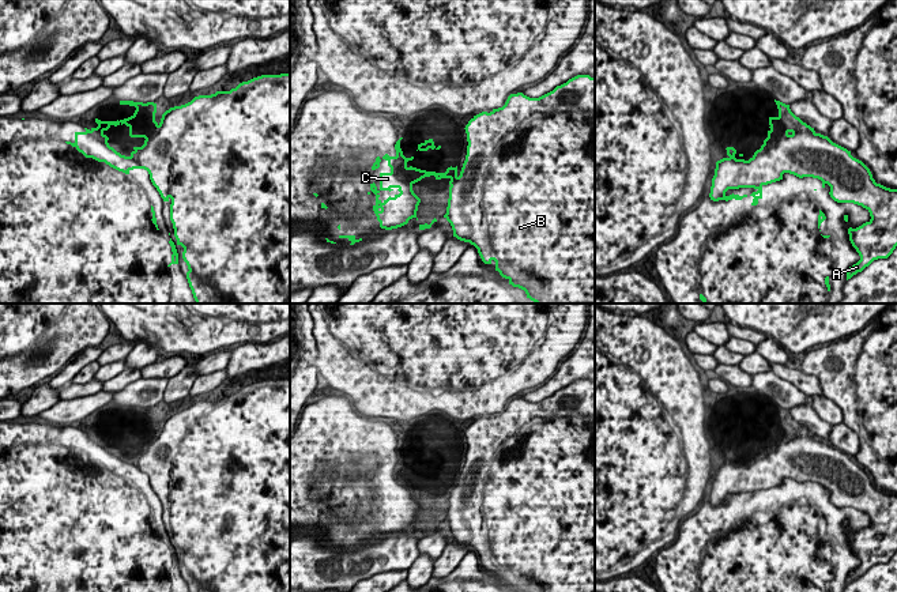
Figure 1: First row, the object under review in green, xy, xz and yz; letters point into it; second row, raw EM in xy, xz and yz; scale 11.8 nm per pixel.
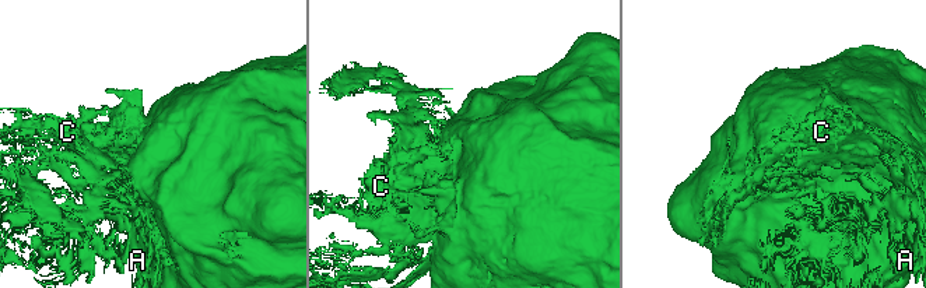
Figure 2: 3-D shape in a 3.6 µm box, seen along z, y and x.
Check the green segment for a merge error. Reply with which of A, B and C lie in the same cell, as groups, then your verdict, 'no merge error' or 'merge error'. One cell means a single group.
A B / C | merge error

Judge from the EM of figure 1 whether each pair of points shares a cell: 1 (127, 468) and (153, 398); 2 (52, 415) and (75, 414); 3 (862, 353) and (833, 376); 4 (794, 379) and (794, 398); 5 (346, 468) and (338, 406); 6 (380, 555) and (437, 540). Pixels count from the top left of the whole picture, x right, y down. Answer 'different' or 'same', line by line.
1: different
2: same
3: same
4: different
5: same
6: different

